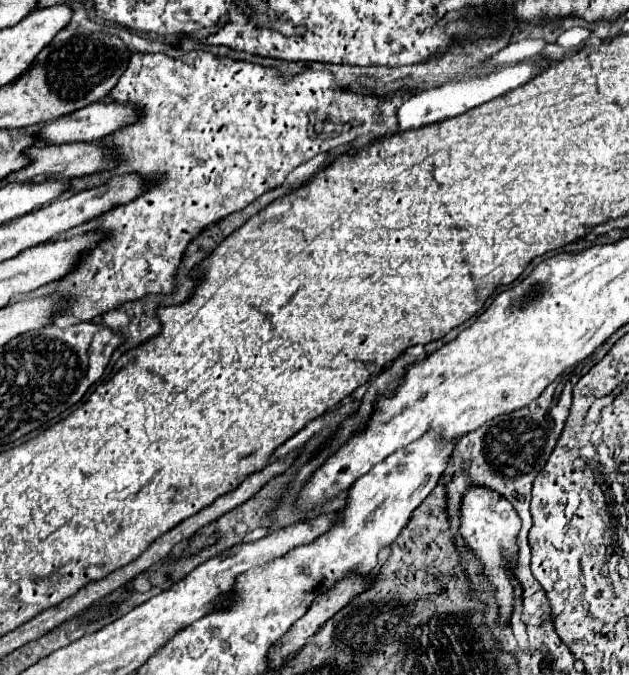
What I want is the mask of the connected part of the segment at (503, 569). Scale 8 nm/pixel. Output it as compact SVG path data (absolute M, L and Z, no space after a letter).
M470 483L466 493L462 495L460 503L460 535L466 543L466 549L472 551L482 565L482 571L488 579L488 583L496 589L494 597L498 603L498 623L502 627L508 625L514 609L516 609L516 565L518 565L518 533L520 533L522 521L514 509L514 505L500 495L498 491L486 487L486 485L476 485Z

